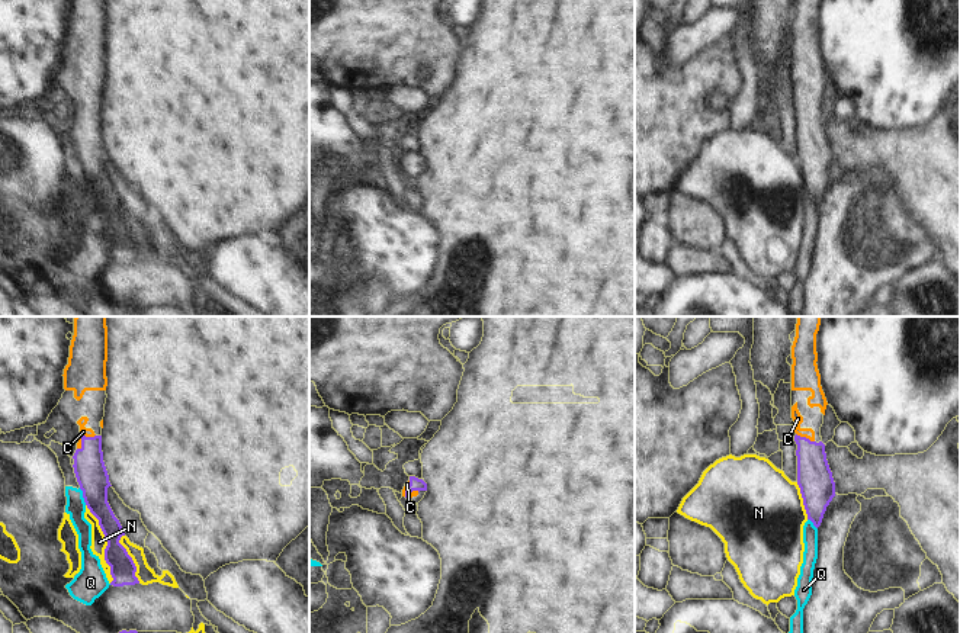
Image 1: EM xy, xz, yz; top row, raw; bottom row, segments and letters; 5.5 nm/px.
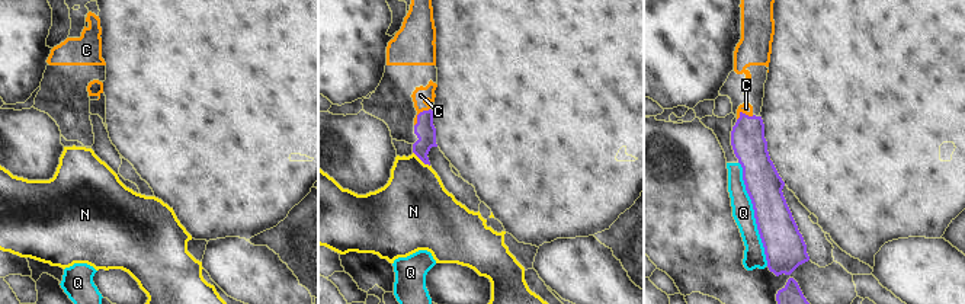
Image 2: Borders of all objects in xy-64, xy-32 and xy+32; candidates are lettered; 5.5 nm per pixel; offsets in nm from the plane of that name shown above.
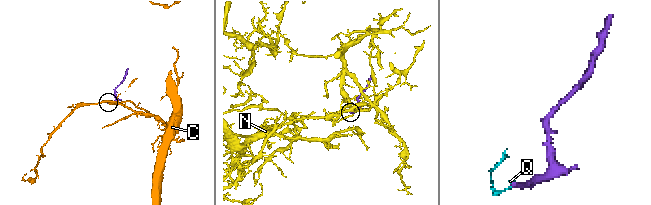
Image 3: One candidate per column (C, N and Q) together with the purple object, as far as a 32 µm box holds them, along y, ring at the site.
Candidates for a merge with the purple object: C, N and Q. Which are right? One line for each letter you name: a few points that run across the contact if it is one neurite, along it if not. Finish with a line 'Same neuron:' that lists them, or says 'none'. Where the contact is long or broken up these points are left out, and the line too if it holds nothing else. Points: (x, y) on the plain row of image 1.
C: line xy (89, 141), (89, 119), (82, 112), (83, 106)
Same neuron: C

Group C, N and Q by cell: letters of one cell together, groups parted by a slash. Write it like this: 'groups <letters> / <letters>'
groups C / N / Q

